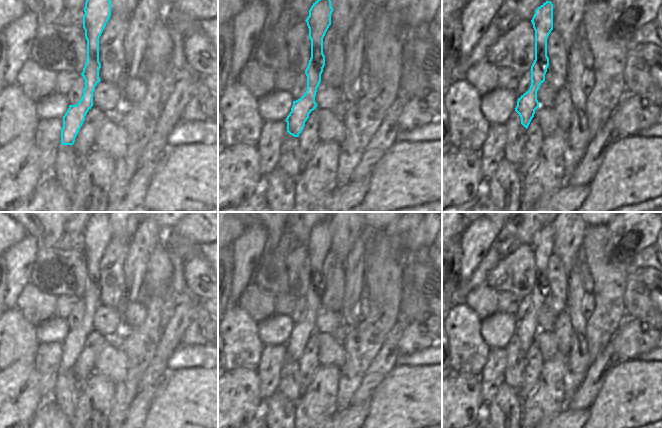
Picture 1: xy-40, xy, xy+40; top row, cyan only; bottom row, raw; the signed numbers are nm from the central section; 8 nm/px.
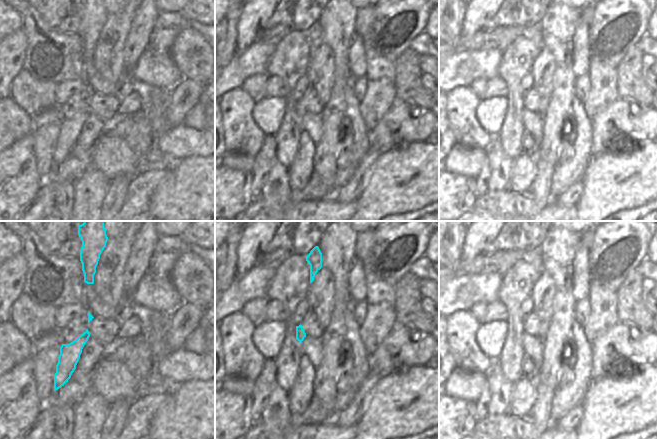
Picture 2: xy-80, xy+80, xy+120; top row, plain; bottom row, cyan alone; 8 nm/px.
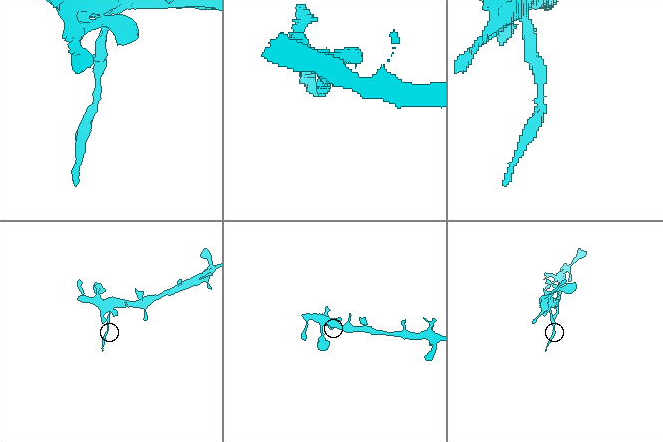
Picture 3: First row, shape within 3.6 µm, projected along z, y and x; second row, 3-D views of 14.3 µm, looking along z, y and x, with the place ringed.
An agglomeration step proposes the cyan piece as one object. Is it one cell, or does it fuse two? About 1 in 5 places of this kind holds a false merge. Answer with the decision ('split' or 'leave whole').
split

